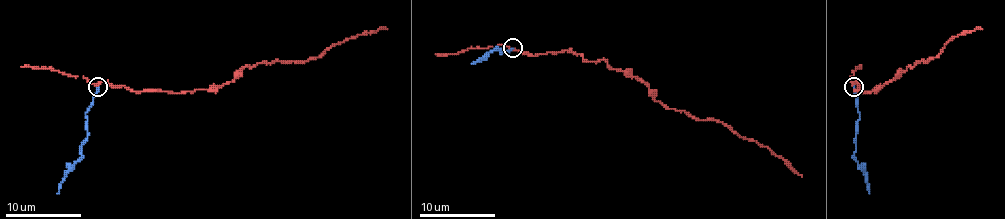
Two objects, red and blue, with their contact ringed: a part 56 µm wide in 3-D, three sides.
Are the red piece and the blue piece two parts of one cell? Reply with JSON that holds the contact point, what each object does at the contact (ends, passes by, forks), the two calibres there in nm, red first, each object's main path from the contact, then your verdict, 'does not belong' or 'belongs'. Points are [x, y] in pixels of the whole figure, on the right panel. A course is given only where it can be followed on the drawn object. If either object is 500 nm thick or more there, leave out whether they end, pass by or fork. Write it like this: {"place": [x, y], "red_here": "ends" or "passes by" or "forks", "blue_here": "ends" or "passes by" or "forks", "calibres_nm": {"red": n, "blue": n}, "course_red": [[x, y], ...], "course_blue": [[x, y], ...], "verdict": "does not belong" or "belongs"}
{"place": [853, 87], "red_here": "passes by", "blue_here": "ends", "calibres_nm": {"red": 160, "blue": 170}, "course_red": [[854, 85], [867, 93], [918, 61], [927, 61], [952, 38], [982, 29]], "course_blue": [[854, 87], [859, 114], [854, 157], [865, 174], [869, 193]], "verdict": "does not belong"}

